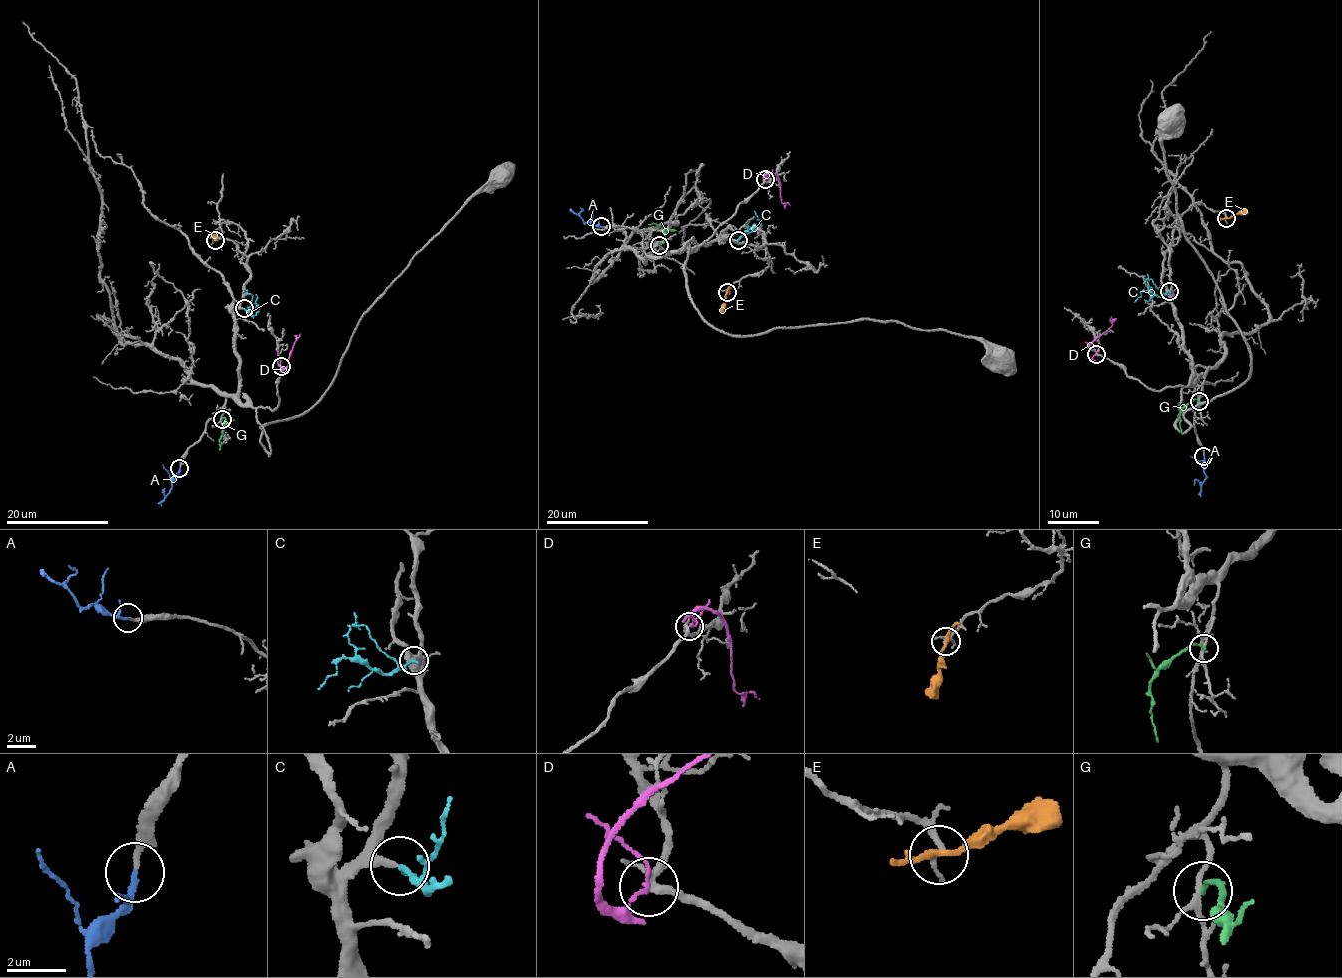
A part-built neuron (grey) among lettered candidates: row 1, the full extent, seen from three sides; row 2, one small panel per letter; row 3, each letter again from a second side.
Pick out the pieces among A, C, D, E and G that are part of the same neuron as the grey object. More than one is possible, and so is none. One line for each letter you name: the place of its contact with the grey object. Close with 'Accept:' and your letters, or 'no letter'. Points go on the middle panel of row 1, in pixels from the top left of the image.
A: meets grey at (601, 226)
C: meets grey at (738, 240)
Accept: A, C

